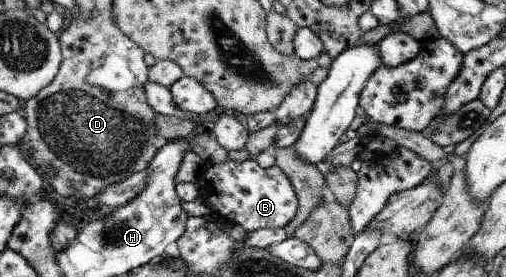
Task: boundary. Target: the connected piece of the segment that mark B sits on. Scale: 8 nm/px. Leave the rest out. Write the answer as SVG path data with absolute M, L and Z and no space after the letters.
M252 158L242 162L227 159L222 164L212 165L200 173L196 187L201 195L199 201L210 205L221 220L241 225L246 232L284 228L297 212L297 195L288 176L276 164L271 168L262 168Z

